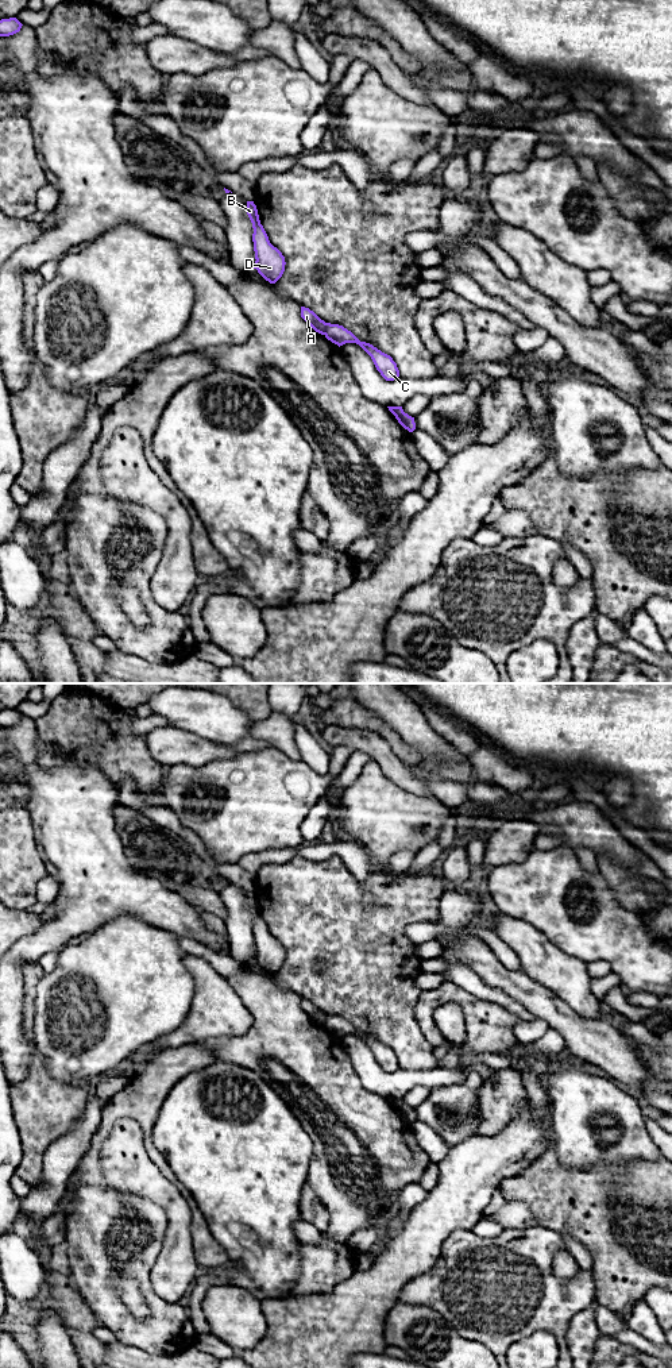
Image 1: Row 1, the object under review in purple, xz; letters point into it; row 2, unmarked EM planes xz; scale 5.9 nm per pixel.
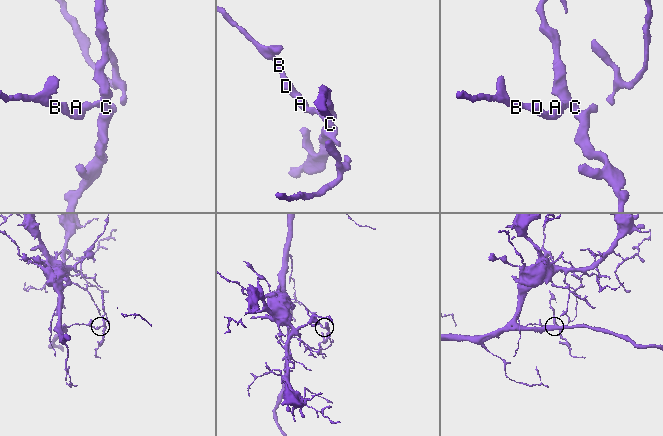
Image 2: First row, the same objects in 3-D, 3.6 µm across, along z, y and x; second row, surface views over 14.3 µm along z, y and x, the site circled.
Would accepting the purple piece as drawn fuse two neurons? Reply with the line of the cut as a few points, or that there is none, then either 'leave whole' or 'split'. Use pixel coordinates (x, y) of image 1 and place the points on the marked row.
cut in xz along (327, 323), (323, 334); split

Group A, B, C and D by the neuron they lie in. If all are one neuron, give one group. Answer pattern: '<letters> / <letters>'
A B D / C

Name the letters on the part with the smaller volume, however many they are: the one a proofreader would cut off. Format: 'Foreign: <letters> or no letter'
Foreign: C

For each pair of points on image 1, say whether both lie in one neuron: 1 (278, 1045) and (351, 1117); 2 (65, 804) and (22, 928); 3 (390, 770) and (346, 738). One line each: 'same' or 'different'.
1: same
2: different
3: same

